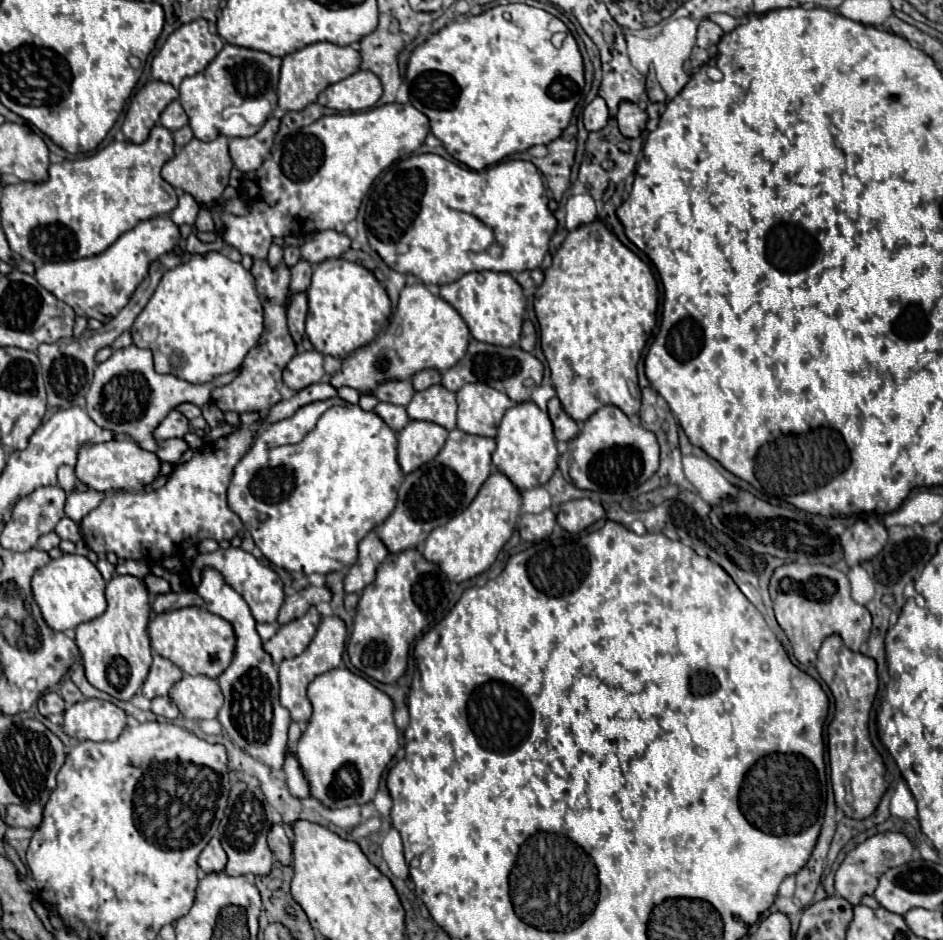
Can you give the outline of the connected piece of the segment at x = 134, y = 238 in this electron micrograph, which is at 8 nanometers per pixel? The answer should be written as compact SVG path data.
M154 216L150 220L140 222L134 230L122 234L104 252L80 260L48 262L40 266L34 276L56 298L68 302L68 306L72 306L78 316L96 318L102 322L114 318L128 304L128 298L144 280L144 274L148 274L152 258L158 258L160 254L164 254L164 250L174 250L180 244L180 230L170 220L170 216Z

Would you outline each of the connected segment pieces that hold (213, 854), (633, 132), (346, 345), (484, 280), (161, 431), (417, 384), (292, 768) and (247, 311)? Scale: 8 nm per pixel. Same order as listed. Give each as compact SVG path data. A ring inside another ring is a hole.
M212 838L212 842L202 850L198 864L202 872L212 874L212 872L222 872L226 868L226 852L220 846L218 838Z
M624 100L624 102L620 102L616 120L618 120L618 128L620 128L620 132L624 136L638 138L642 134L642 130L646 128L648 116L646 116L646 112L638 104Z
M342 258L324 260L314 268L312 284L308 288L306 336L320 354L344 358L384 332L390 308L392 304L384 286L370 270Z
M490 270L470 272L452 284L440 286L440 296L458 310L476 340L496 346L514 346L520 340L524 294L512 274Z
M172 410L166 420L156 428L156 438L158 440L166 440L166 438L182 438L184 434L190 432L190 424L188 424L188 418L178 412L178 410Z
M422 370L412 376L412 384L416 390L426 390L432 384L440 384L442 374L438 370Z
M286 754L286 764L284 764L284 772L286 772L286 782L288 788L292 792L292 796L296 798L308 798L310 796L310 786L300 770L300 764L296 758L292 758L290 754Z
M216 250L192 254L184 264L166 270L146 308L130 328L134 344L152 350L156 372L174 374L192 384L212 382L222 374L234 372L244 360L244 354L256 344L256 338L260 338L260 330L264 330L264 318L260 314L260 298L256 298L252 276L240 262L234 262Z

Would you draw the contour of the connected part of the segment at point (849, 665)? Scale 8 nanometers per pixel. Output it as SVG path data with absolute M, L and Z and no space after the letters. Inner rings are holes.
M830 634L822 648L818 650L816 662L820 678L832 690L836 702L834 720L828 726L828 754L830 754L830 778L836 796L836 806L848 818L868 818L884 792L888 790L888 782L884 778L886 766L878 750L874 748L868 732L868 720L874 696L878 692L878 674L876 674L876 660L864 656L860 652L852 652L844 646L838 634Z

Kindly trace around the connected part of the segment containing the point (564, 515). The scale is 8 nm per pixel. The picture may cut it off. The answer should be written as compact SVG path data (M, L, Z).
M580 498L580 500L570 500L562 504L556 516L558 516L558 524L564 530L576 534L588 528L590 524L594 524L596 520L600 520L604 514L606 512L600 502L592 502L590 498Z

